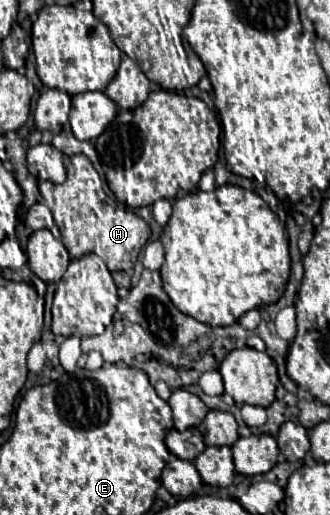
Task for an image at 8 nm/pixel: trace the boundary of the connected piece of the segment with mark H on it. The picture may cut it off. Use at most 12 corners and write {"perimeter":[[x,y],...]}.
{"perimeter":[[84,154],[40,181],[72,258],[130,272],[150,226],[106,196]]}

